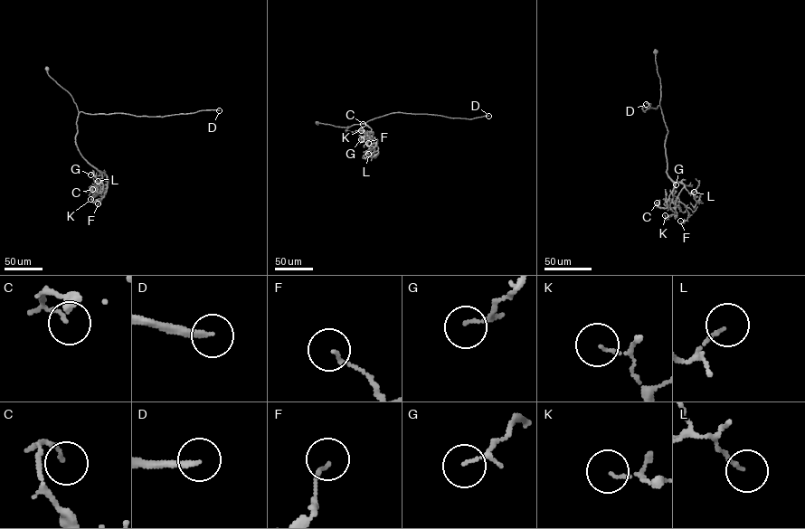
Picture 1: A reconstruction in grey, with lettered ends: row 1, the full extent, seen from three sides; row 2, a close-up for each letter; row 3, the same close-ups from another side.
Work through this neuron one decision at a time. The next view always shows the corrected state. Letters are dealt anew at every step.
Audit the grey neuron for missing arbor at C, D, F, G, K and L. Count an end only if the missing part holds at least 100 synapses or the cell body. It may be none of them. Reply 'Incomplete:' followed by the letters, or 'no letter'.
Incomplete: D

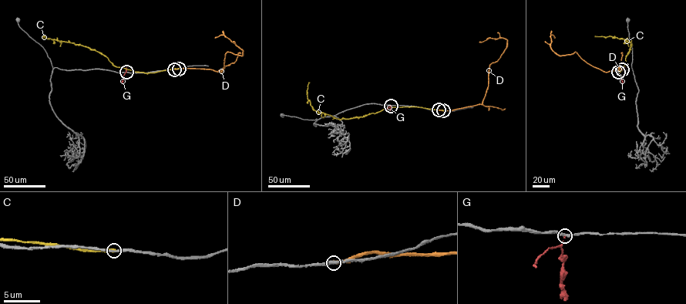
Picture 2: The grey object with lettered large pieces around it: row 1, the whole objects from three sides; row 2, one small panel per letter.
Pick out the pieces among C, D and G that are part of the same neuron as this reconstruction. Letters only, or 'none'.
none

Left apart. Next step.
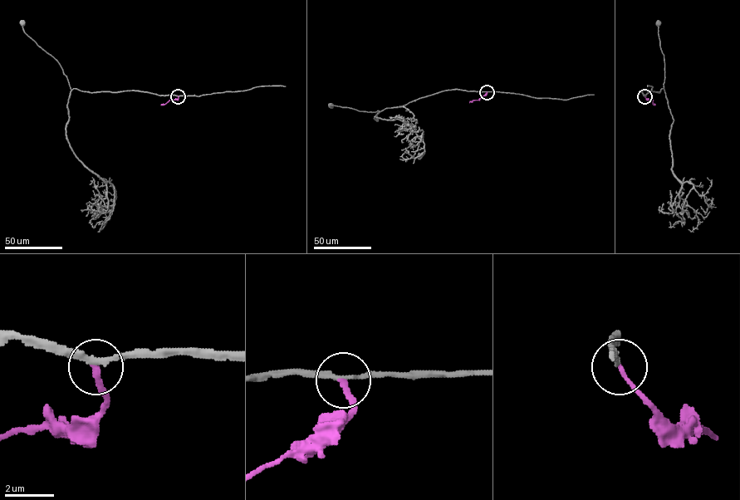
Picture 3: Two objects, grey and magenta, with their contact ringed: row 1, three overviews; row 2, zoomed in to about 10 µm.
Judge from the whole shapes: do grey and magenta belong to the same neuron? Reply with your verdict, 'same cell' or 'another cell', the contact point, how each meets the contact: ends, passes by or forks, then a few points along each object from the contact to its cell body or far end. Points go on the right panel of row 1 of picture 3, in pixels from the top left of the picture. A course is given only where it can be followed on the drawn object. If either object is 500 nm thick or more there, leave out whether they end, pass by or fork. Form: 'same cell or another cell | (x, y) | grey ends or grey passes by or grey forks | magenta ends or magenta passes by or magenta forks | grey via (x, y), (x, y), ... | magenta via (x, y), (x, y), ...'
same cell | (644, 96) | grey passes by | magenta ends | grey via (644, 96), (643, 90), (659, 92), (662, 88), (664, 90), (664, 63), (658, 23) | magenta via (644, 96), (655, 104)

